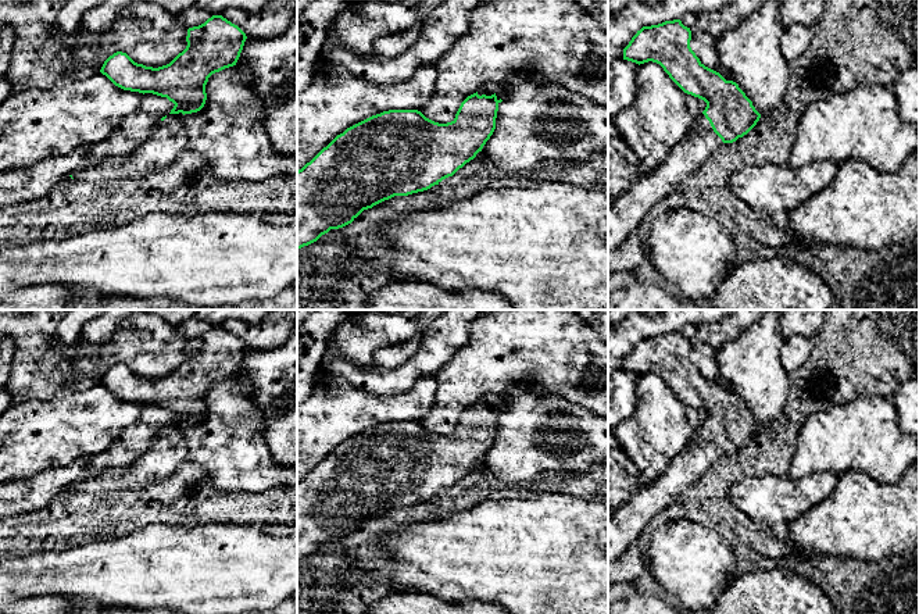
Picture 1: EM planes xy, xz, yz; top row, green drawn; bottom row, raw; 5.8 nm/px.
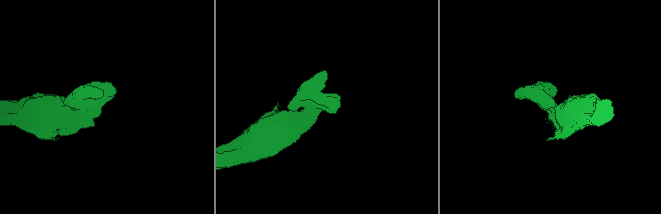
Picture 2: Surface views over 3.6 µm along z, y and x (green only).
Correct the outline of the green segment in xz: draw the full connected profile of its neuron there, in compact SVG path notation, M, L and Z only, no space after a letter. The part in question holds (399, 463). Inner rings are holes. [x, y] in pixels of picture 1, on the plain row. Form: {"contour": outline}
{"contour": "M482 397L460 417L455 429L439 435L418 421L389 421L337 446L297 482L297 560L330 540L351 535L364 521L394 507L423 503L453 488L482 463L496 440L497 397Z"}

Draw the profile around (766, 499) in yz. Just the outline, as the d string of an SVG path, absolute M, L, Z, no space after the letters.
M823 471L802 479L775 475L752 475L739 481L729 493L730 501L748 518L773 528L790 524L811 507L829 497L838 475Z

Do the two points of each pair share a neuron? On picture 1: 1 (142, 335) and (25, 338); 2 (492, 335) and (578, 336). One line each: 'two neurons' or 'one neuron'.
1: one neuron
2: one neuron

